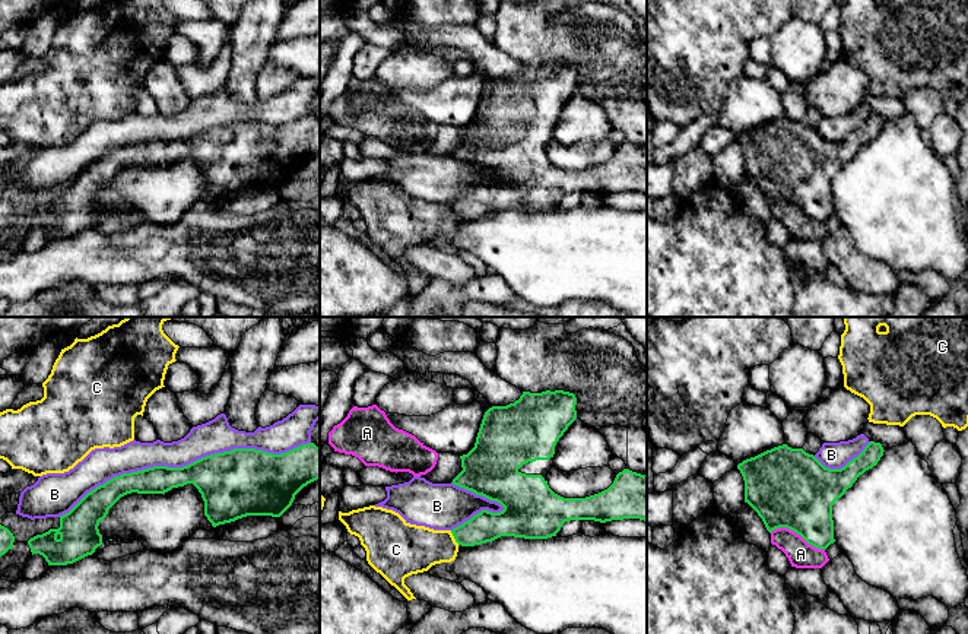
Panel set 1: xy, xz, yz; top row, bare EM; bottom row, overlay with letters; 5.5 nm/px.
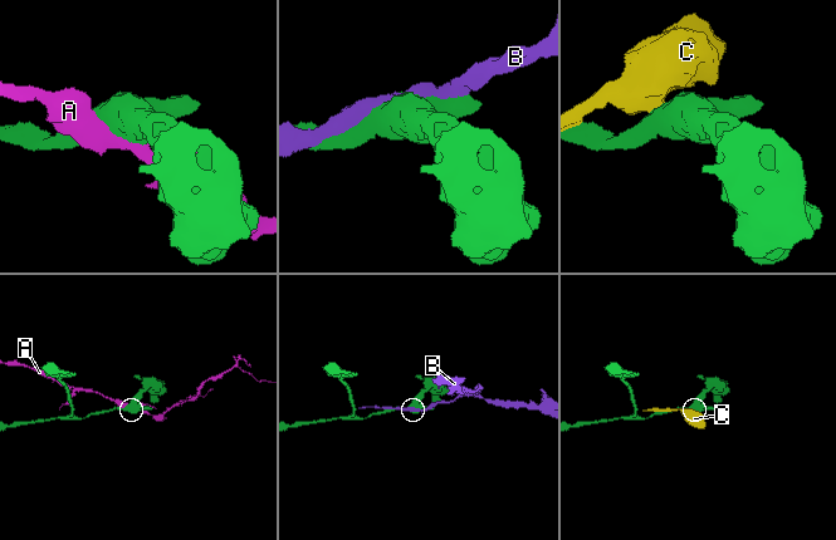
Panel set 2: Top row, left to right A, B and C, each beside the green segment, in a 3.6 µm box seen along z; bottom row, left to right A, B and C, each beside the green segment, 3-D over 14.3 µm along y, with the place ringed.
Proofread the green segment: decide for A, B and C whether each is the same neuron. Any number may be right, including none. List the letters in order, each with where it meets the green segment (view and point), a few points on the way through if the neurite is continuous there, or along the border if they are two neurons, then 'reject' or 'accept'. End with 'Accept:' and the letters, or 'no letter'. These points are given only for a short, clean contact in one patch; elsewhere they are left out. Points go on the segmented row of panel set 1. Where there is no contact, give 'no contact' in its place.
A: contact yz (797, 533); reject
B: contact xy (184, 466); reject
C: contact xz (454, 538); reject
Accept: no letter

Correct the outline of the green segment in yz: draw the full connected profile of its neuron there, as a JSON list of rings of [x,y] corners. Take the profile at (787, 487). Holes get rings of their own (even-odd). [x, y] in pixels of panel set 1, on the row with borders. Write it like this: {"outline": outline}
{"outline": [[[870,441],[844,467],[829,469],[803,448],[791,448],[787,444],[774,447],[737,465],[745,481],[745,503],[758,513],[769,533],[787,527],[809,545],[826,549],[835,542],[832,505],[860,475],[877,465],[883,451],[880,443]]]}

